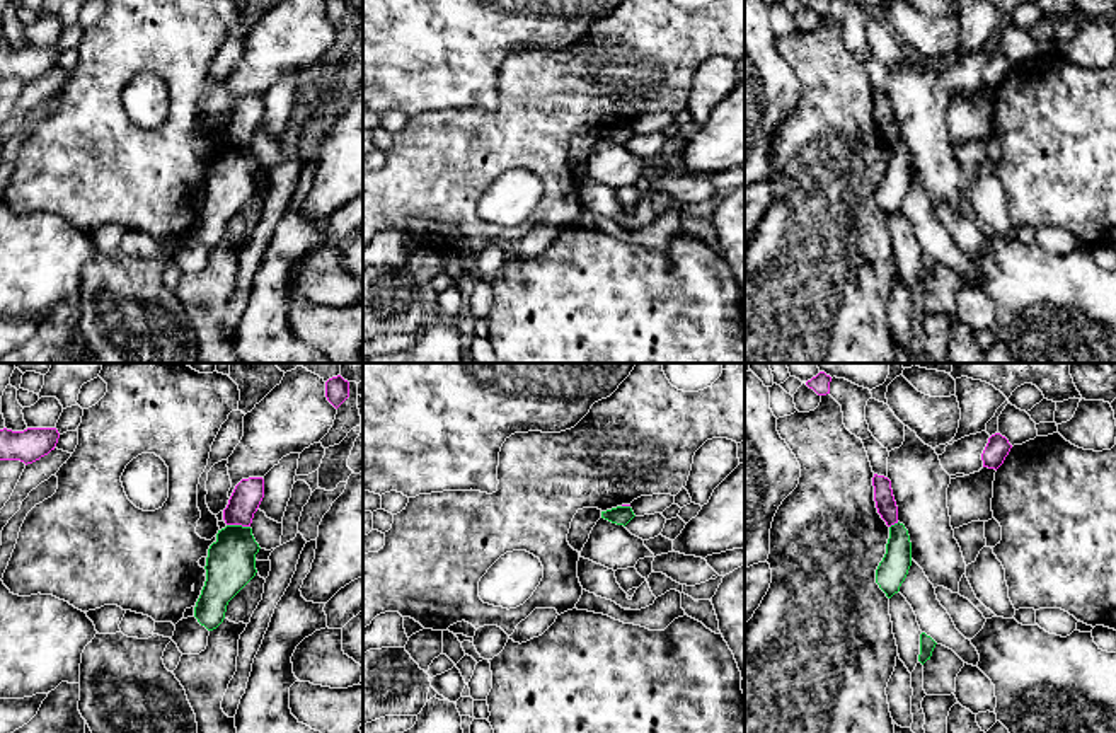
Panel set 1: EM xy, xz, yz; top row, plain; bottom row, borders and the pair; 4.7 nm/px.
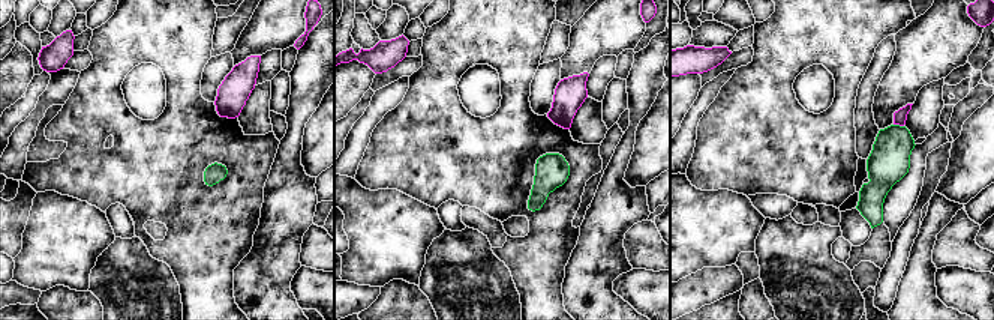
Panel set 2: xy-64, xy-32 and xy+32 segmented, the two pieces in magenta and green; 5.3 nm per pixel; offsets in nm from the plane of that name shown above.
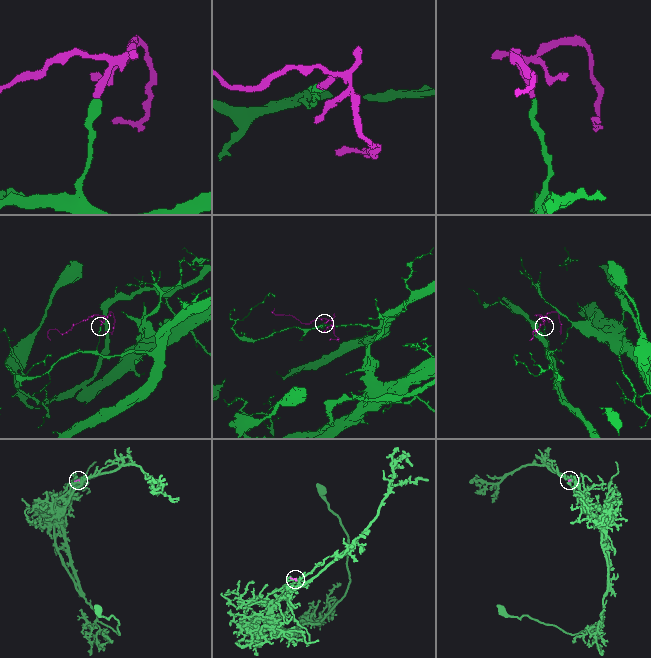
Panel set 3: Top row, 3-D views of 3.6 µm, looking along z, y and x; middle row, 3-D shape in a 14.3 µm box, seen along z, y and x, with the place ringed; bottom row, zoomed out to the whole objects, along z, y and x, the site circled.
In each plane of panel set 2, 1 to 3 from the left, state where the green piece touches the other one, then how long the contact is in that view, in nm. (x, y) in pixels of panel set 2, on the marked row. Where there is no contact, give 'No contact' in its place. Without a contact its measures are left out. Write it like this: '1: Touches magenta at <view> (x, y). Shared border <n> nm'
1: No contact
2: No contact
3: Touches magenta at xy+32 (898, 123). Shared border 60 nm

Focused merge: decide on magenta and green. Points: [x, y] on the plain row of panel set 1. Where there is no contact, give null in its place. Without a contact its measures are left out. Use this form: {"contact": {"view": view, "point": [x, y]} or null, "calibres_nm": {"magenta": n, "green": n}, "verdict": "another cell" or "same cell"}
{"contact": {"view": "xy", "point": [239, 142]}, "calibres_nm": {"magenta": 140, "green": 240}, "verdict": "another cell"}

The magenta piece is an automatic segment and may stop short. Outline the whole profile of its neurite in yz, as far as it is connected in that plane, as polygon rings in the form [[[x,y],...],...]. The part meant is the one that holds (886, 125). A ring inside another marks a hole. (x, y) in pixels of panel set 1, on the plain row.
[[[874,92],[872,104],[876,126],[881,136],[888,145],[898,141],[898,124],[893,114],[891,99],[884,94]]]

